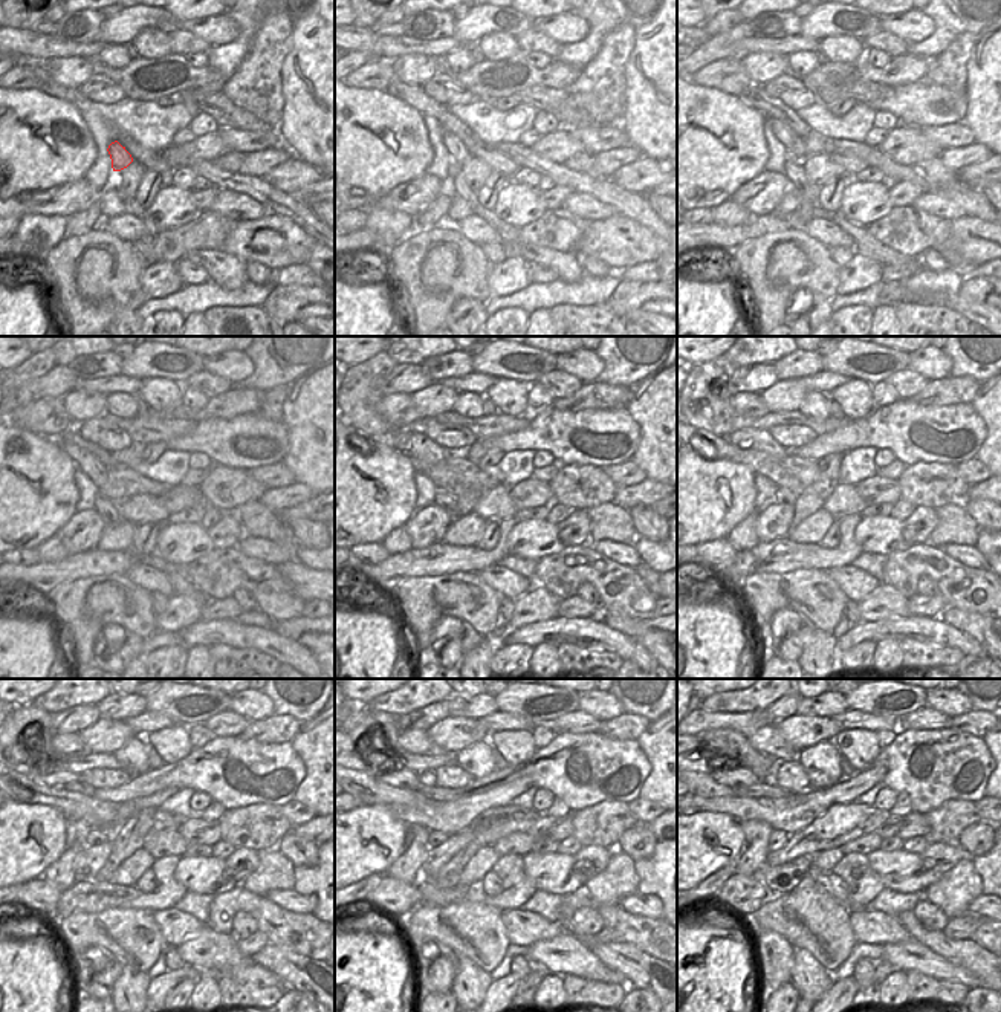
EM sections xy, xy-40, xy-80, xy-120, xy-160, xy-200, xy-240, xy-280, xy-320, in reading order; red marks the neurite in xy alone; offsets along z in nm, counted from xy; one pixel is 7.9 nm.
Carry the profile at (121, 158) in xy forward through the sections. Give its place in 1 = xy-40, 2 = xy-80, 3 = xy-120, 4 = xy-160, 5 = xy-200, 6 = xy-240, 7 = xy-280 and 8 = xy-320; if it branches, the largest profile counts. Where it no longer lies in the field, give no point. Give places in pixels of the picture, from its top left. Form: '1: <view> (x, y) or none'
1: xy-40 (460, 155)
2: xy-80 (790, 139)
3: xy-120 (81, 459)
4: xy-160 (413, 441)
5: xy-200 (749, 439)
6: xy-240 (63, 780)
7: xy-280 (376, 765)
8: xy-320 (723, 769)

